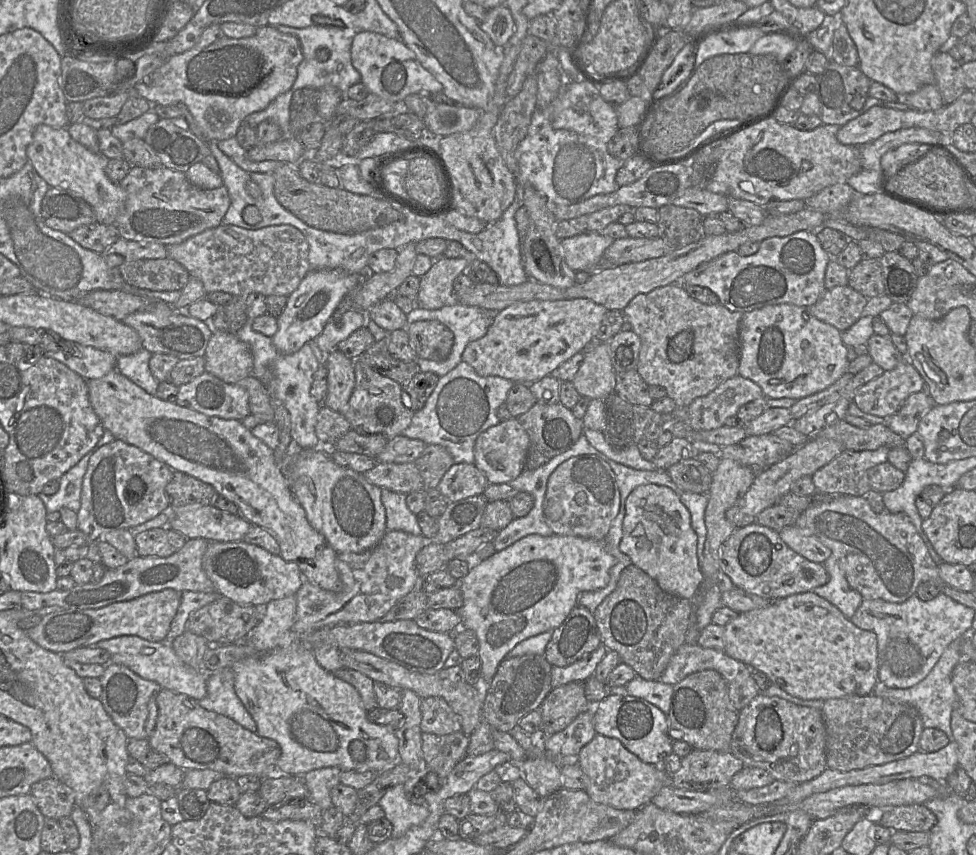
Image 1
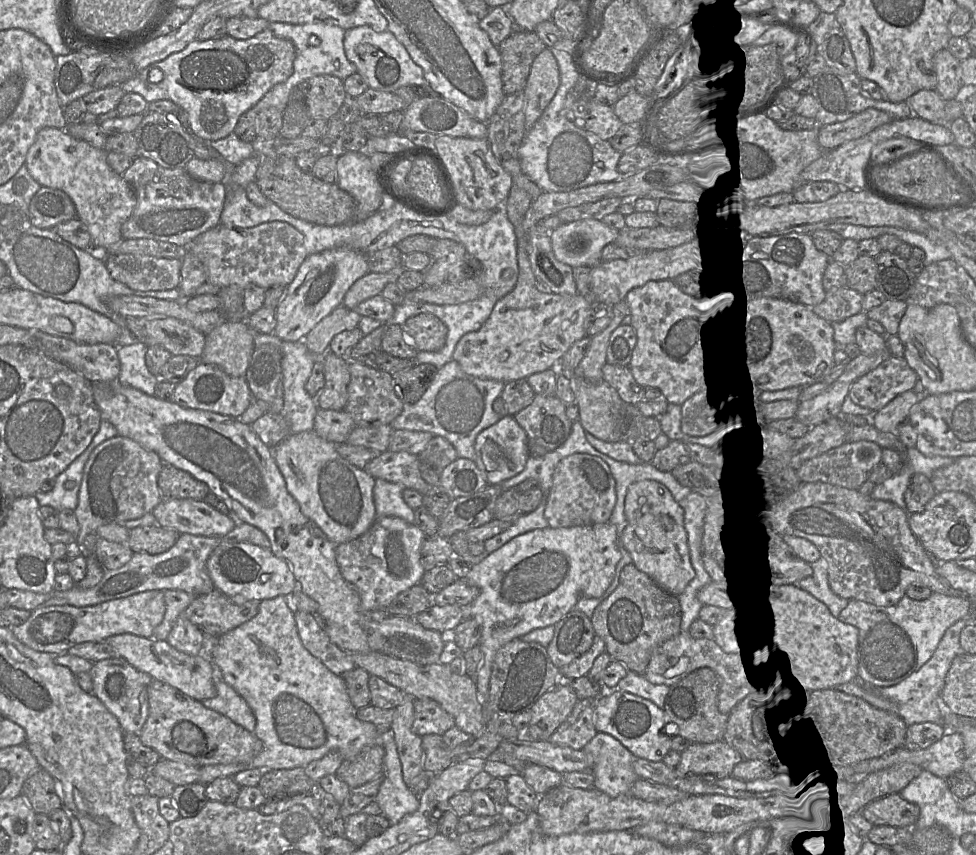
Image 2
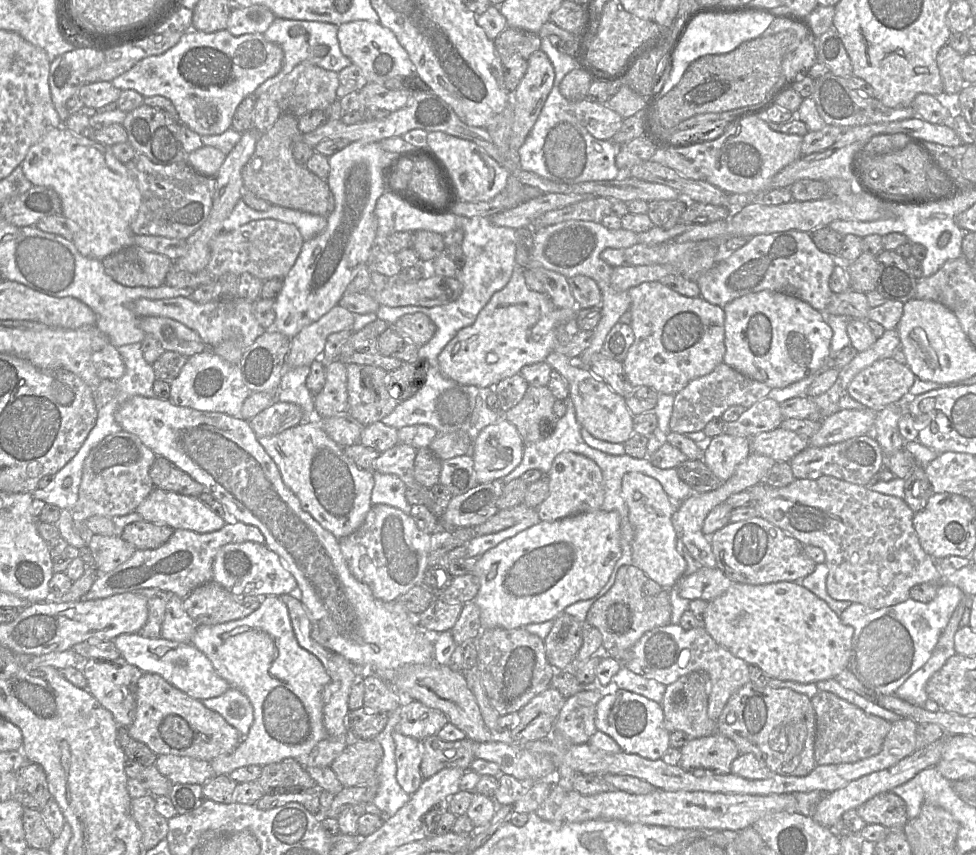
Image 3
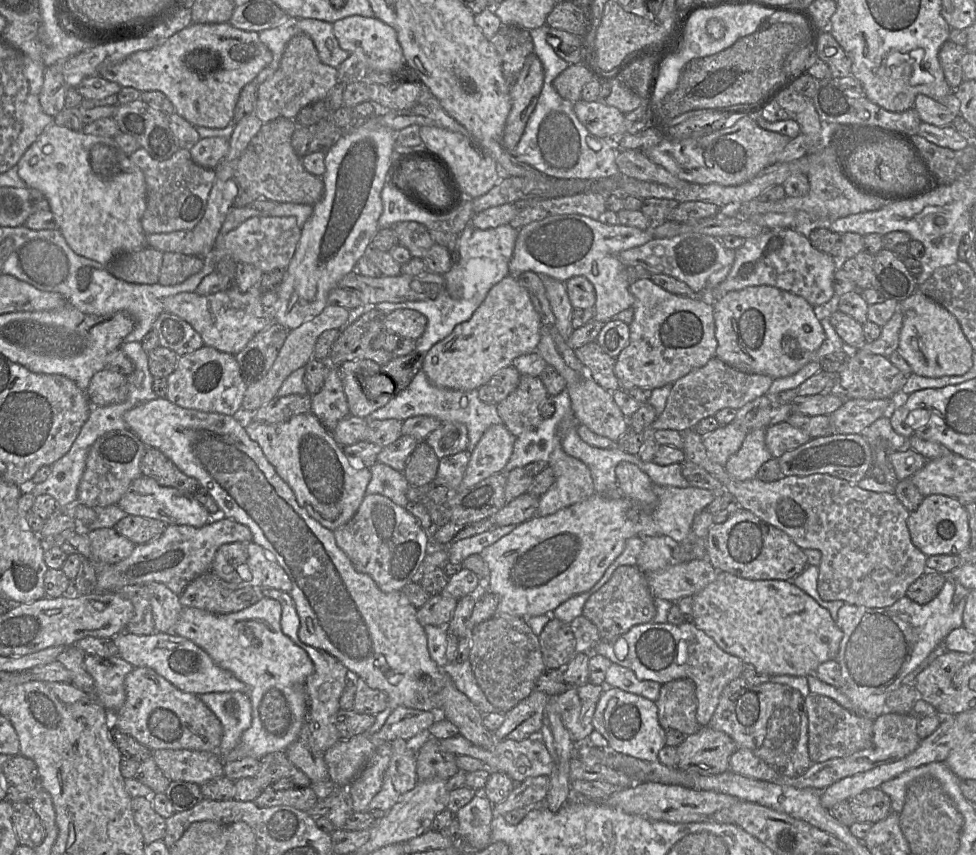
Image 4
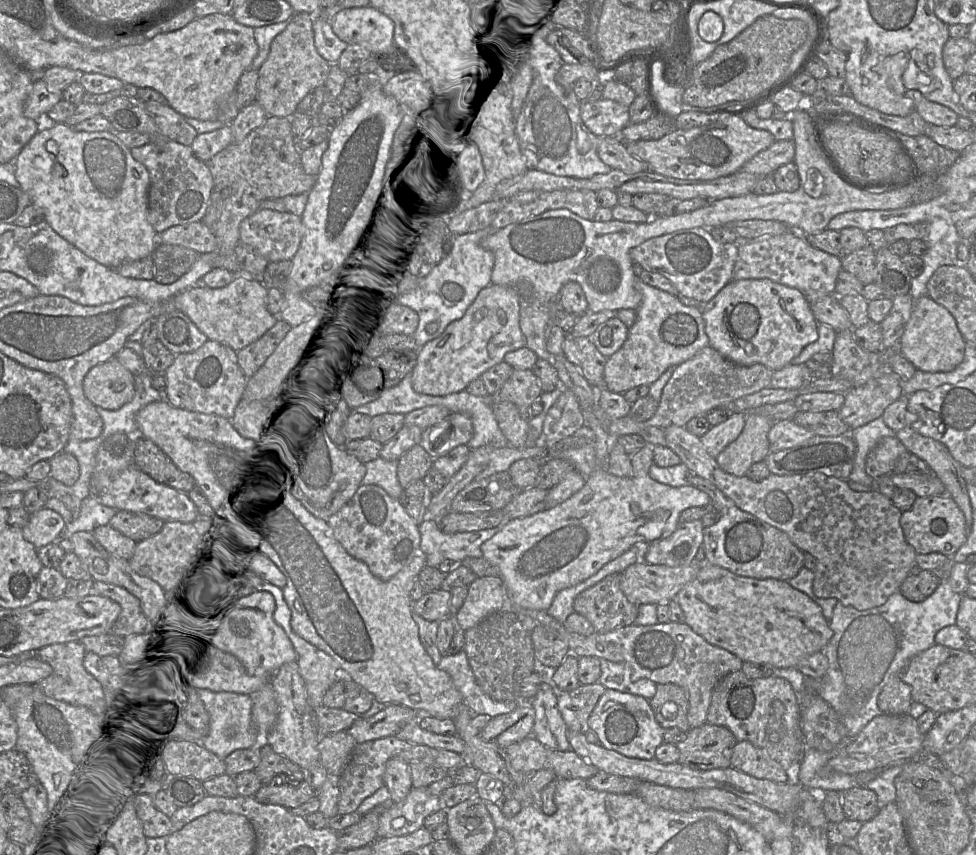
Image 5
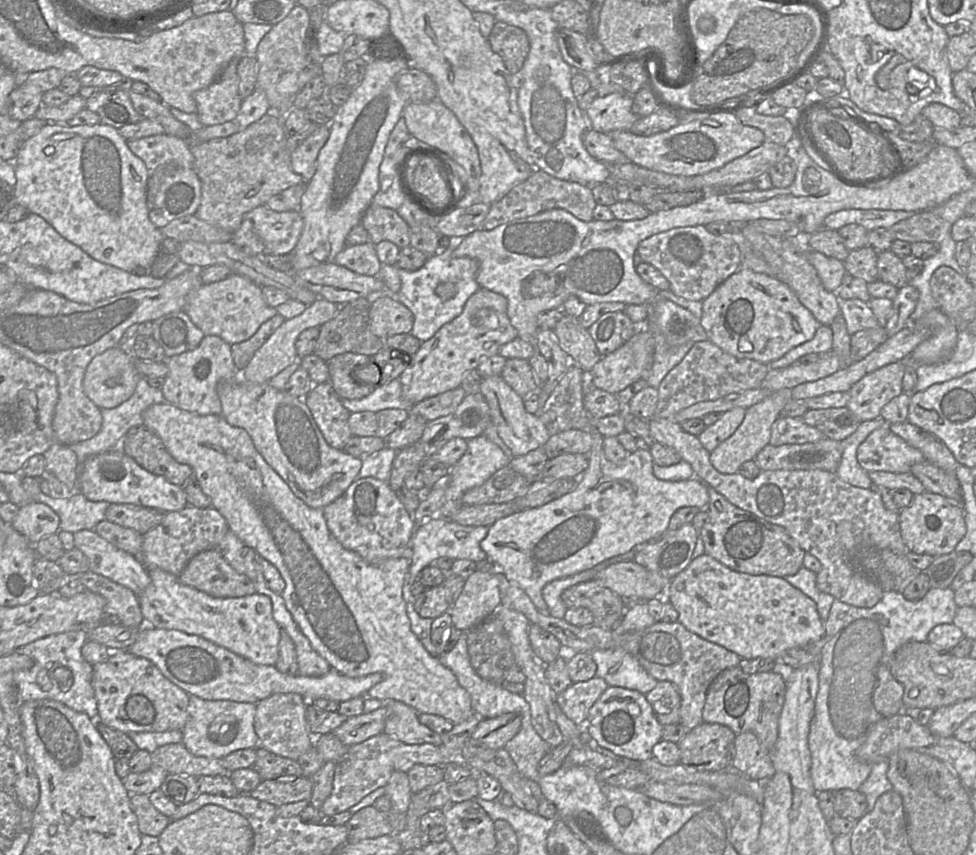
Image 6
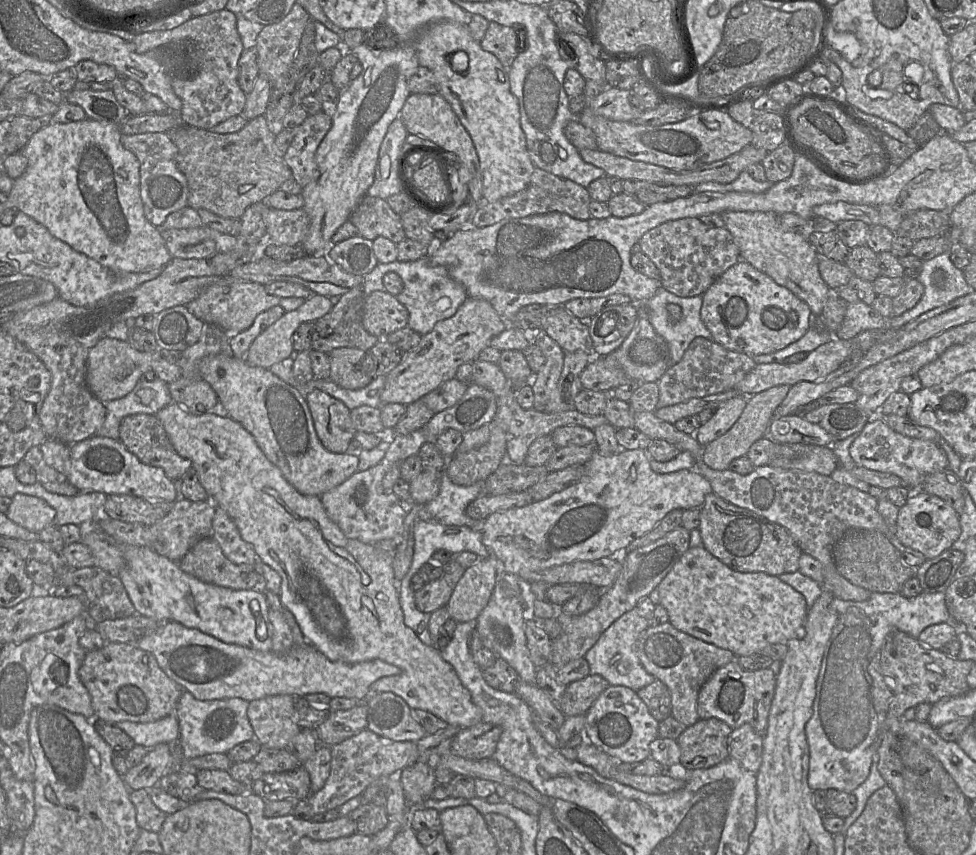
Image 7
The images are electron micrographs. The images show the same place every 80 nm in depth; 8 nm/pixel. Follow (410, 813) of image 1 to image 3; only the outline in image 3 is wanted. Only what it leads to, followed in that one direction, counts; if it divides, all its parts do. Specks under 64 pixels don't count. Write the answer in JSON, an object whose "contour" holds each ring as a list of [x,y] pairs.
{"contour":[[[398,709],[389,714],[389,719],[384,730],[376,737],[383,748],[383,757],[377,769],[377,793],[372,804],[380,810],[365,806],[366,812],[379,814],[386,813],[387,817],[393,816],[410,799],[396,779],[395,742],[393,733],[399,722]]]}

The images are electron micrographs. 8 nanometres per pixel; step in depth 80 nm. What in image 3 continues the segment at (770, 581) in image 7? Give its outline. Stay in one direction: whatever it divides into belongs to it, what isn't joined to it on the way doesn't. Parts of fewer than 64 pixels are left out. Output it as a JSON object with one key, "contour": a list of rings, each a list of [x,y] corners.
{"contour":[[[788,581],[760,585],[733,582],[723,595],[708,601],[703,618],[703,628],[720,646],[728,650],[734,656],[743,659],[749,665],[758,666],[771,678],[795,681],[804,684],[835,679],[841,671],[847,669],[851,651],[851,642],[854,634],[853,628],[844,624],[840,617],[830,609],[824,600],[820,599],[807,588],[803,587],[799,582]]]}

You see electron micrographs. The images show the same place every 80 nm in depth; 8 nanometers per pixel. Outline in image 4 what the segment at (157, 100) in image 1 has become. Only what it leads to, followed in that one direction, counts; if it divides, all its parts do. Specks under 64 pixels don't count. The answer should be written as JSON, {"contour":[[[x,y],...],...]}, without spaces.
{"contour":[[[229,22],[225,23],[218,23],[218,24],[197,24],[192,23],[191,25],[187,26],[186,28],[180,30],[179,32],[175,33],[168,39],[166,39],[161,45],[154,47],[150,50],[138,51],[121,62],[111,65],[111,66],[99,66],[99,73],[98,75],[102,78],[116,82],[121,87],[133,87],[140,92],[144,91],[160,91],[162,92],[174,105],[175,111],[178,115],[182,116],[186,119],[190,124],[193,126],[202,126],[207,128],[224,128],[230,123],[232,123],[234,109],[239,98],[240,92],[242,88],[248,84],[249,82],[253,81],[257,75],[272,61],[272,53],[267,48],[265,44],[261,42],[259,39],[258,32],[252,31],[244,31],[235,28]]]}

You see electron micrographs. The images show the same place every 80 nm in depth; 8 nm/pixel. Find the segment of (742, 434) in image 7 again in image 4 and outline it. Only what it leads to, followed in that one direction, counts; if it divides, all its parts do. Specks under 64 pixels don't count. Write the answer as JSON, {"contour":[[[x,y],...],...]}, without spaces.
{"contour":[[[758,428],[746,433],[740,449],[731,455],[724,468],[740,481],[756,478],[763,463],[772,458],[765,444],[766,428]]]}

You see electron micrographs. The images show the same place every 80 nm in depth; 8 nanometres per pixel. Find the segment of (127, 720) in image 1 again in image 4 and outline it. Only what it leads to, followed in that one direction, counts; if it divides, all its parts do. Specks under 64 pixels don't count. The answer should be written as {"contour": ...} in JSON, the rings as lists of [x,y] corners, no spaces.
{"contour":[[[86,655],[84,657],[84,666],[87,670],[87,672],[92,676],[92,678],[94,679],[94,683],[95,683],[95,696],[94,698],[105,708],[107,709],[107,711],[110,713],[110,716],[112,718],[112,714],[116,713],[125,703],[126,700],[126,690],[125,690],[125,678],[126,676],[134,669],[134,666],[132,664],[130,664],[129,662],[125,661],[123,658],[121,658],[119,655],[116,656],[111,656],[111,657],[99,657],[99,656],[95,656],[95,655]]]}

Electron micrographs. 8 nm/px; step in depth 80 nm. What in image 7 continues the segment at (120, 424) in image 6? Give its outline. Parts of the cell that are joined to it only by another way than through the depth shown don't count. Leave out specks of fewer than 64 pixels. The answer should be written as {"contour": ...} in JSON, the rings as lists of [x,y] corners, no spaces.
{"contour":[[[159,378],[149,382],[140,380],[126,396],[103,403],[105,420],[94,435],[118,440],[123,418],[141,413],[155,415],[171,402],[168,384]]]}

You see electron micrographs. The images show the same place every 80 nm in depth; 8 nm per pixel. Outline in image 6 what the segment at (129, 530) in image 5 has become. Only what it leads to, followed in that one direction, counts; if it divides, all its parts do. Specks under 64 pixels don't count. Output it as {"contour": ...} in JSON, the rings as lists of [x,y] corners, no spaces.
{"contour":[[[112,503],[106,509],[106,519],[144,535],[162,522],[165,512],[140,505]]]}

